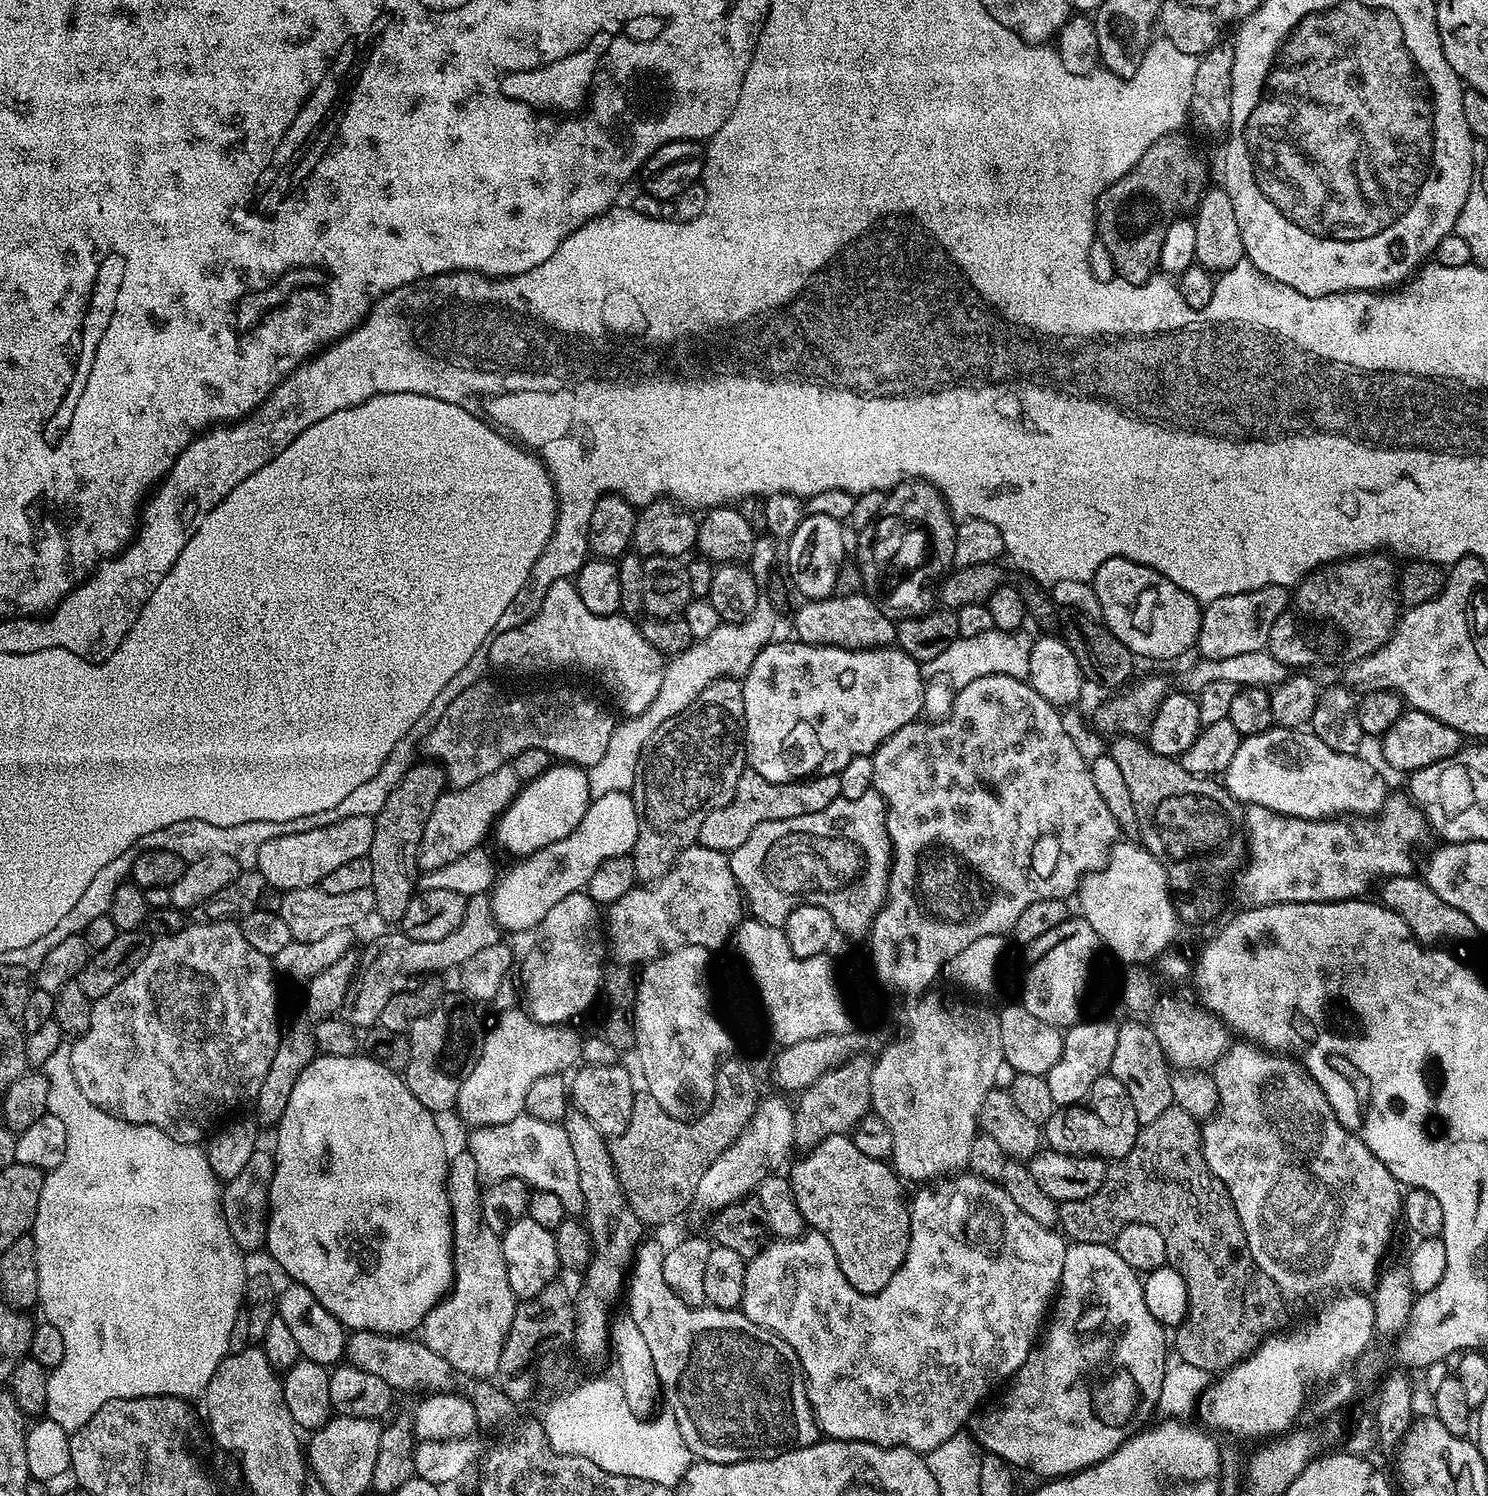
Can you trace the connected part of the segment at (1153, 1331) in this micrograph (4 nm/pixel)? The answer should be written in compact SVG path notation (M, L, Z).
M1069 1243L1064 1249L1058 1295L1055 1297L1054 1307L1047 1317L1046 1327L1043 1329L1038 1343L1029 1352L1026 1362L1022 1362L1016 1375L1011 1377L1010 1383L1007 1385L1009 1388L1005 1390L1000 1405L997 1408L981 1407L969 1419L966 1425L967 1431L987 1455L1002 1458L1016 1470L1029 1468L1034 1475L1044 1476L1040 1478L1070 1476L1073 1472L1081 1472L1083 1468L1091 1468L1093 1464L1097 1464L1100 1460L1107 1458L1114 1450L1118 1450L1118 1446L1122 1446L1124 1440L1130 1439L1135 1432L1139 1432L1141 1428L1145 1427L1149 1423L1148 1415L1157 1411L1159 1391L1162 1390L1162 1380L1166 1369L1164 1335L1166 1335L1164 1325L1154 1318L1154 1314L1150 1314L1150 1310L1146 1310L1146 1298L1142 1298L1141 1277L1133 1268L1126 1266L1126 1262L1122 1262L1122 1258L1118 1258L1115 1247L1111 1243Z

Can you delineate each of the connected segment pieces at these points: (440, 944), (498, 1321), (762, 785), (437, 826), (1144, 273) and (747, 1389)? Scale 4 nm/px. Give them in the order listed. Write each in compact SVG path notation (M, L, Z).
M487 895L470 896L467 897L467 902L466 914L462 914L458 930L446 934L446 938L438 938L438 942L418 942L405 932L393 930L377 942L376 948L369 950L368 957L365 960L363 957L352 981L352 987L348 990L348 1023L360 1030L368 1027L371 1029L379 1021L386 1002L390 1002L394 994L408 991L413 987L414 981L419 982L429 976L444 974L447 968L459 969L460 965L474 958L478 950L486 950L486 946L501 943L502 930L496 925L491 899Z
M460 1150L457 1156L455 1153L449 1159L448 1201L452 1207L452 1286L448 1289L447 1296L428 1311L426 1318L420 1323L418 1336L419 1339L424 1341L426 1346L430 1346L430 1350L434 1350L434 1354L438 1354L438 1358L446 1358L446 1362L450 1362L450 1366L454 1366L454 1370L458 1370L467 1376L492 1378L495 1377L498 1370L498 1358L502 1358L502 1346L506 1342L506 1334L510 1330L510 1322L514 1322L514 1310L516 1309L518 1298L510 1290L510 1278L506 1278L506 1258L504 1257L504 1246L501 1237L494 1230L490 1230L490 1226L486 1226L486 1218L482 1218L482 1177L478 1170L478 1162L474 1162L474 1154L470 1154L466 1150Z
M745 767L744 772L738 778L738 786L734 786L734 798L721 808L715 808L710 814L706 814L706 822L702 822L699 844L710 850L730 854L762 822L778 822L782 818L798 818L802 814L818 814L818 810L826 810L830 802L841 799L839 792L839 775L816 774L803 780L791 780L790 782L766 782L762 774L758 774L753 768Z
M505 766L494 770L494 774L486 774L486 778L478 778L478 782L470 782L470 786L446 790L434 802L430 818L426 818L426 830L422 830L420 852L416 855L417 865L423 871L433 872L438 866L446 866L446 862L454 862L454 858L481 847L521 787L518 775L511 766Z
M1169 134L1146 150L1140 161L1135 164L1118 182L1114 182L1100 195L1096 204L1094 228L1100 231L1100 240L1112 259L1112 268L1117 277L1128 280L1132 284L1146 284L1152 279L1160 267L1162 242L1166 238L1166 230L1181 215L1183 208L1191 209L1206 191L1208 168L1204 160L1192 149L1190 141L1184 134Z
M651 1238L645 1239L640 1247L637 1248L635 1257L630 1265L630 1275L626 1280L626 1300L628 1296L626 1312L627 1315L634 1318L634 1326L638 1326L638 1331L644 1335L646 1343L650 1346L650 1358L654 1358L654 1370L660 1380L663 1403L664 1400L668 1403L665 1404L667 1411L671 1412L673 1418L678 1422L678 1430L682 1430L682 1438L686 1442L688 1449L692 1451L693 1457L709 1460L710 1462L718 1462L719 1464L733 1464L739 1460L774 1458L783 1452L789 1452L795 1448L805 1448L817 1443L821 1439L822 1433L812 1413L812 1407L808 1401L808 1391L804 1385L804 1373L800 1370L800 1363L794 1354L794 1350L790 1350L790 1346L785 1340L778 1338L778 1334L758 1326L758 1322L750 1322L750 1318L746 1318L743 1312L739 1310L713 1308L711 1306L693 1306L682 1302L682 1298L678 1298L674 1294L674 1290L670 1290L670 1286L666 1286L666 1278L662 1278L661 1262L664 1252L662 1247L659 1248L659 1242L651 1240Z

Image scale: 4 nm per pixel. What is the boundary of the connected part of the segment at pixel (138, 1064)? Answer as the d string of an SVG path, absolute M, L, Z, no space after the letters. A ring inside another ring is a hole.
M221 922L218 924L189 923L181 932L173 936L162 936L153 939L150 954L140 956L131 965L130 971L110 994L92 1001L90 1026L83 1034L75 1037L70 1054L70 1066L74 1066L74 1078L78 1082L78 1090L111 1116L125 1120L131 1124L145 1124L162 1129L170 1138L187 1144L200 1144L213 1131L215 1120L223 1121L227 1112L240 1108L244 1103L255 1101L258 1090L262 1090L262 1081L270 1070L270 1062L274 1062L274 1054L280 1045L282 1027L276 1021L276 980L274 964L269 957L246 942L239 923Z

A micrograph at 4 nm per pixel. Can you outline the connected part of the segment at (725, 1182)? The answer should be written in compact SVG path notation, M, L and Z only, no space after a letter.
M779 1095L769 1100L761 1099L756 1106L756 1112L750 1122L744 1127L744 1133L731 1144L714 1162L710 1162L710 1170L702 1174L698 1182L698 1190L694 1201L695 1207L700 1207L707 1214L715 1214L721 1208L738 1202L743 1196L751 1196L756 1187L768 1176L777 1171L776 1168L788 1156L788 1151L794 1148L793 1105L787 1104Z

